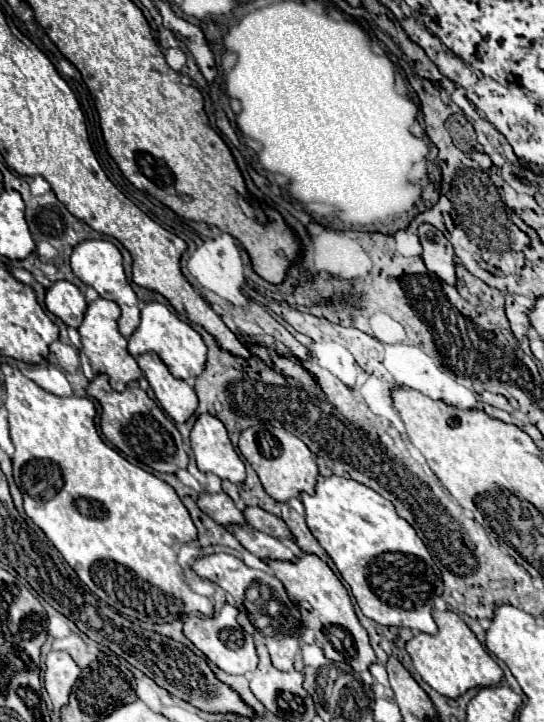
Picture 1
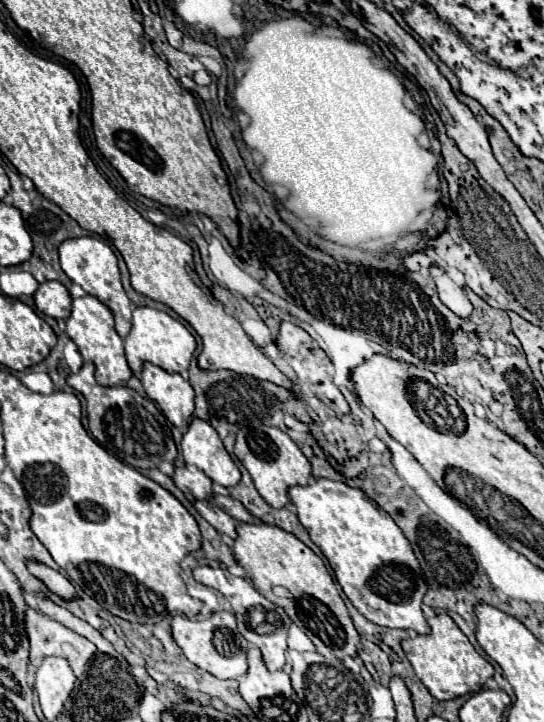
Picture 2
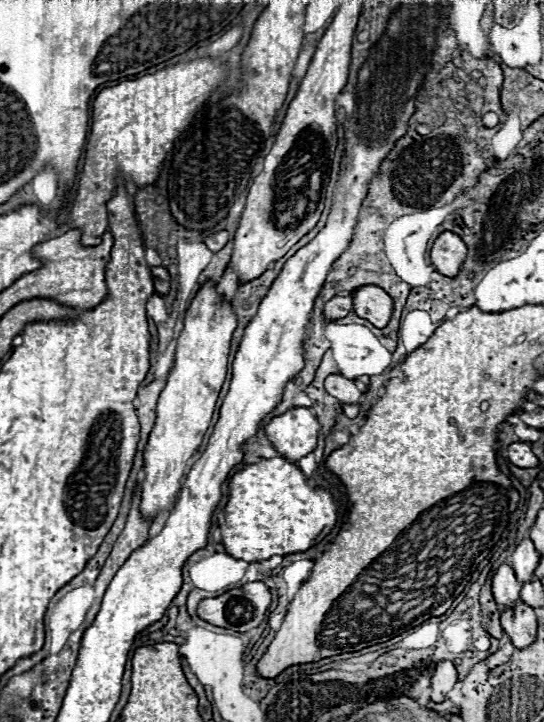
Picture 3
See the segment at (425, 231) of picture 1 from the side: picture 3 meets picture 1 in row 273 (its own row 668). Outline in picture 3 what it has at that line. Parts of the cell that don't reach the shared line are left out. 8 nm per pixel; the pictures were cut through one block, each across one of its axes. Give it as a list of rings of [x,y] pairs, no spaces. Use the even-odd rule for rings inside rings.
[[[438,662],[438,666],[434,668],[432,672],[432,678],[430,678],[430,690],[432,690],[432,700],[434,702],[442,702],[446,698],[446,694],[454,688],[458,680],[458,674],[456,674],[456,668],[452,662]]]

